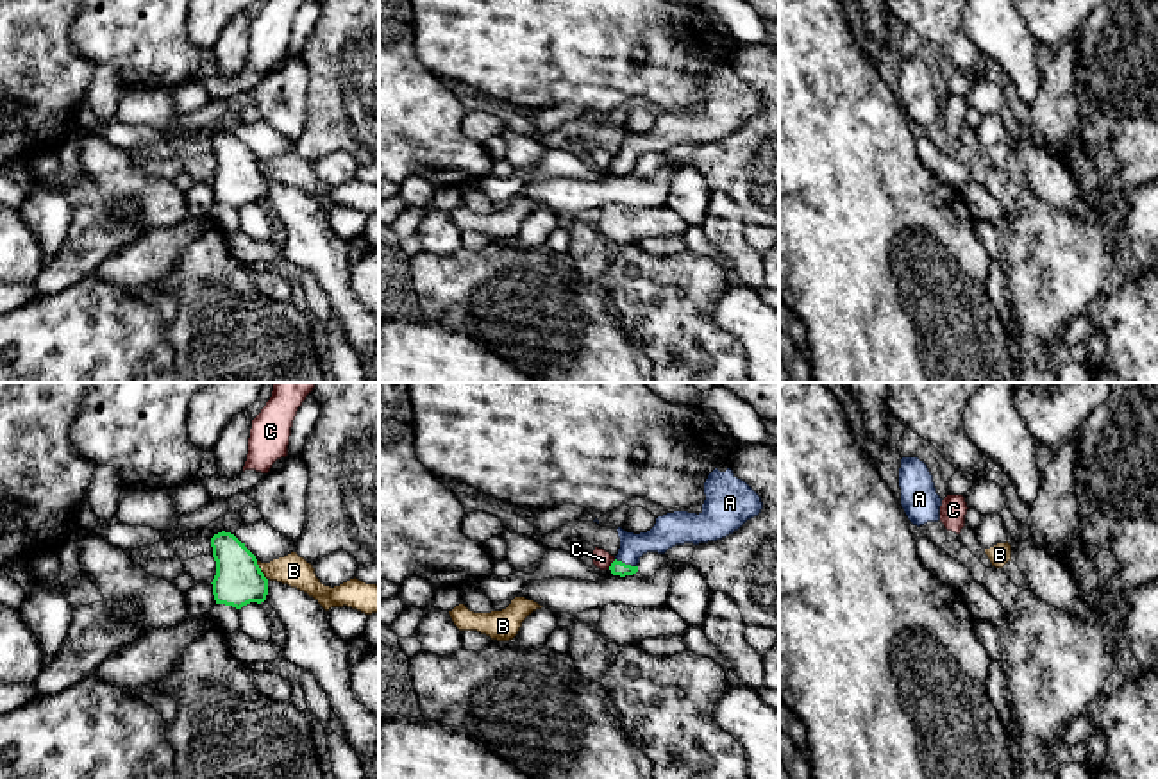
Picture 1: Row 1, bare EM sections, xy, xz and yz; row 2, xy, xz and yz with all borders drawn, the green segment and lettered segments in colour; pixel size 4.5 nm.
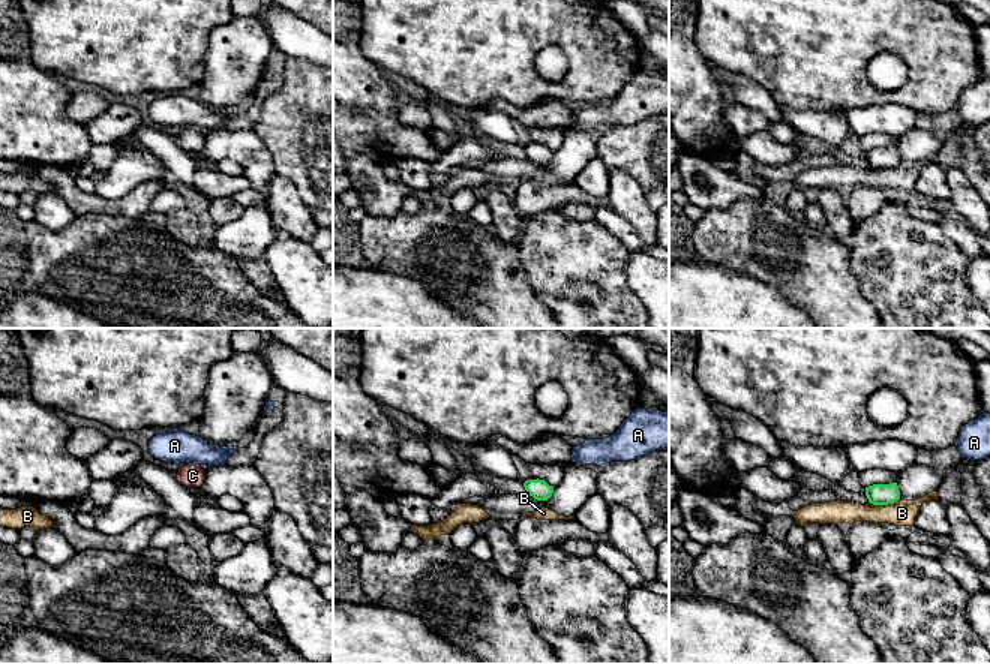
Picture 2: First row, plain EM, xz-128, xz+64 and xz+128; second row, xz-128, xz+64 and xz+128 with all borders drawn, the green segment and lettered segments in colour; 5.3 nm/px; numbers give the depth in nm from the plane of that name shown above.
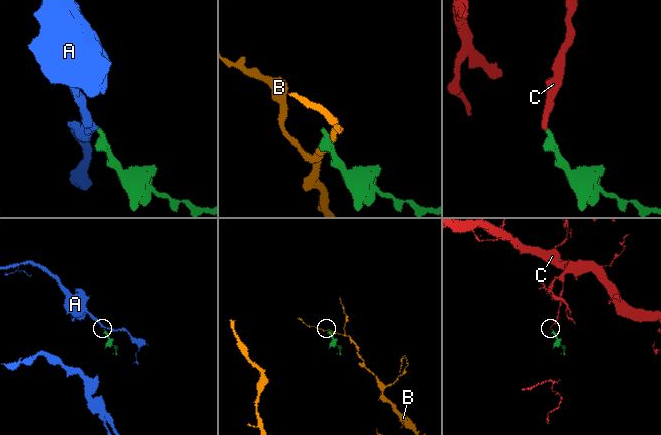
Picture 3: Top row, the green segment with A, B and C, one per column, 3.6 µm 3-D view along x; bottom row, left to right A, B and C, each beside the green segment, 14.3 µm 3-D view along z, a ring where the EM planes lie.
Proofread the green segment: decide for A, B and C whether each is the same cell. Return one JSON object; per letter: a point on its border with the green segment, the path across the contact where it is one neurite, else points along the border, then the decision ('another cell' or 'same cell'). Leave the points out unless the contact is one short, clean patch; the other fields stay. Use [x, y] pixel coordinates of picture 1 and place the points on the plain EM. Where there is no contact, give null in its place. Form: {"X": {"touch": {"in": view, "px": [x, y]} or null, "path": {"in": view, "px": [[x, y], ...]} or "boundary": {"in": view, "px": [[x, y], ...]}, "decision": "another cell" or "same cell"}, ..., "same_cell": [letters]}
{"A": {"touch": {"in": "xz", "px": [624, 163]}, "path": {"in": "xz", "px": [[620, 168], [624, 163], [669, 131]]}, "decision": "same cell"}, "B": {"touch": {"in": "xy", "px": [260, 170]}, "boundary": {"in": "xy", "px": [[256, 161], [267, 179]]}, "decision": "another cell"}, "C": {"touch": {"in": "xz", "px": [612, 165]}, "boundary": {"in": "xz", "px": [[615, 159], [608, 168]]}, "decision": "another cell"}, "same_cell": ["A"]}

